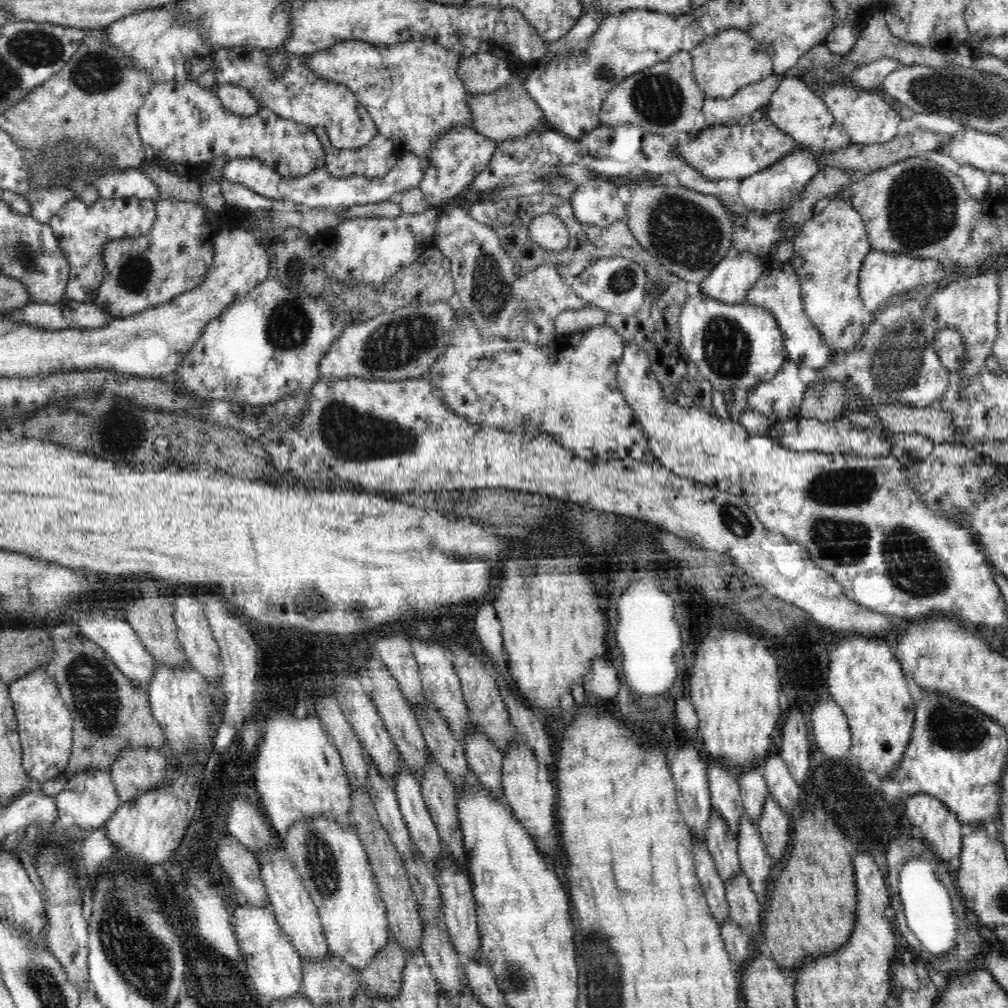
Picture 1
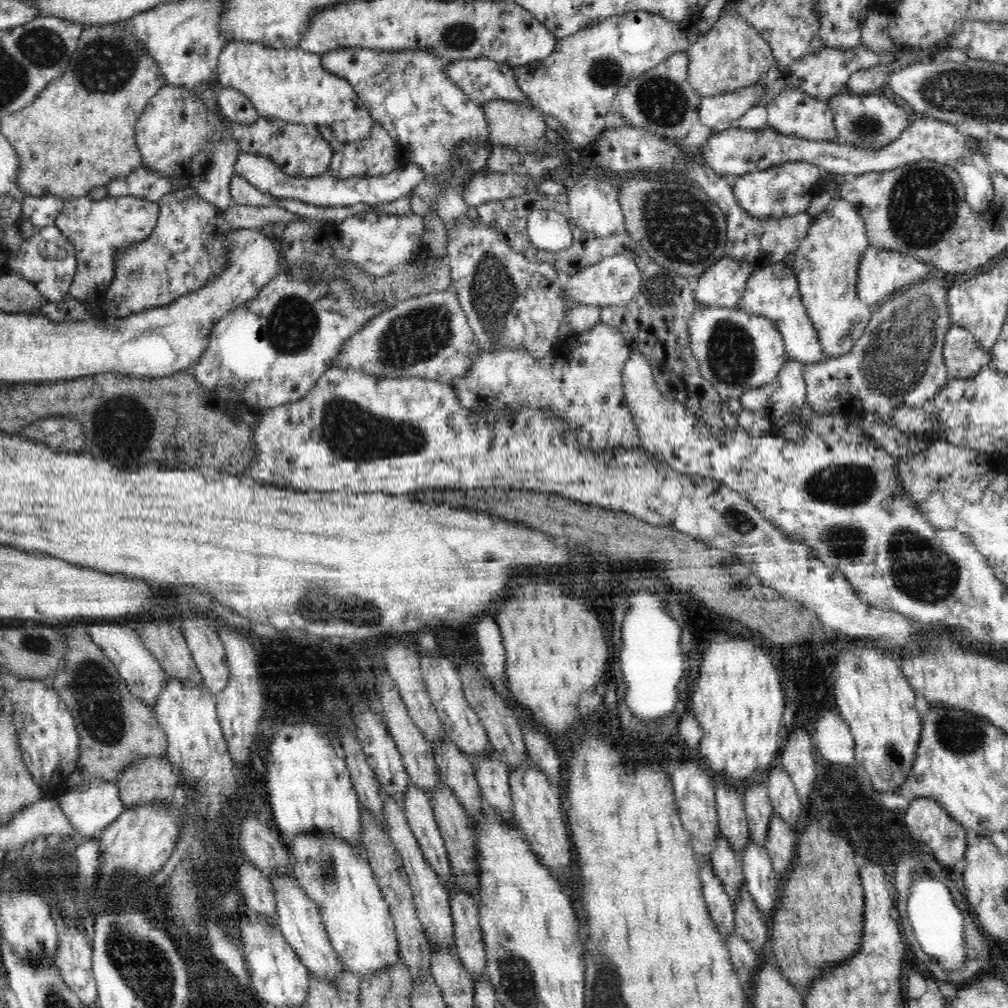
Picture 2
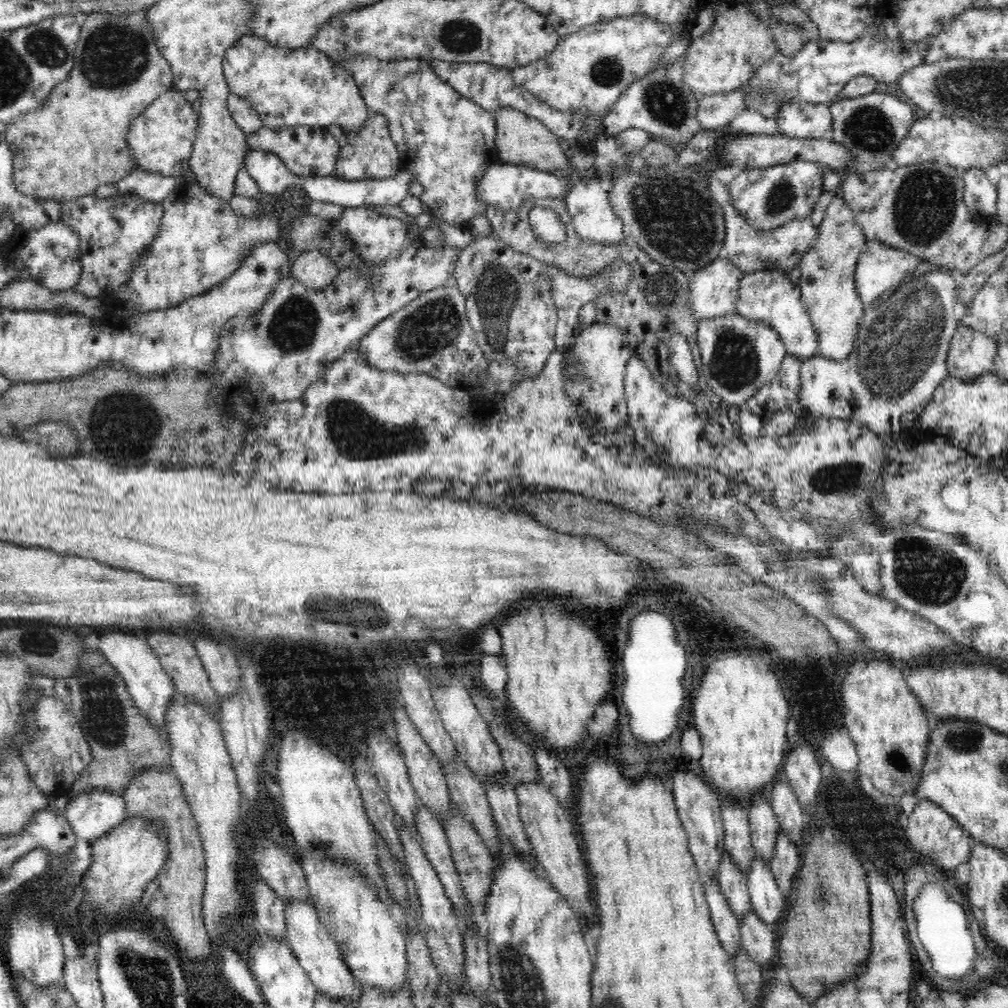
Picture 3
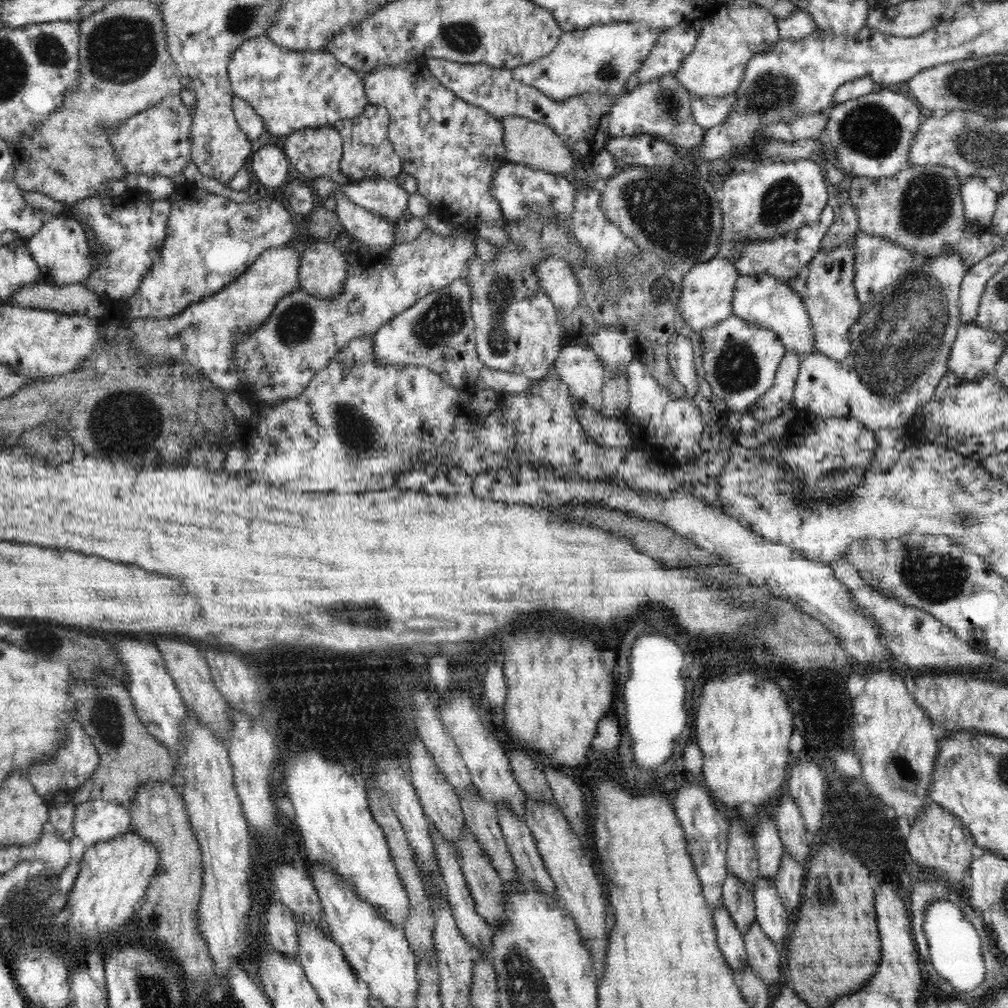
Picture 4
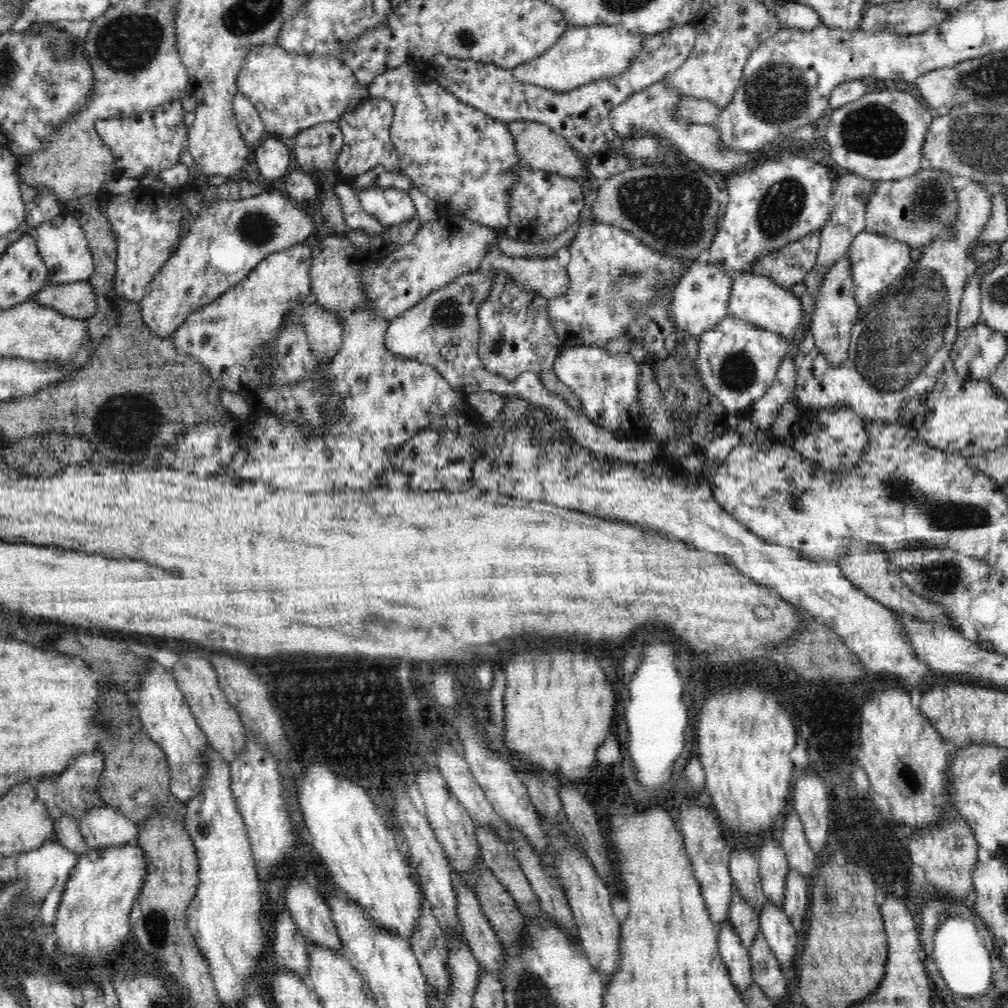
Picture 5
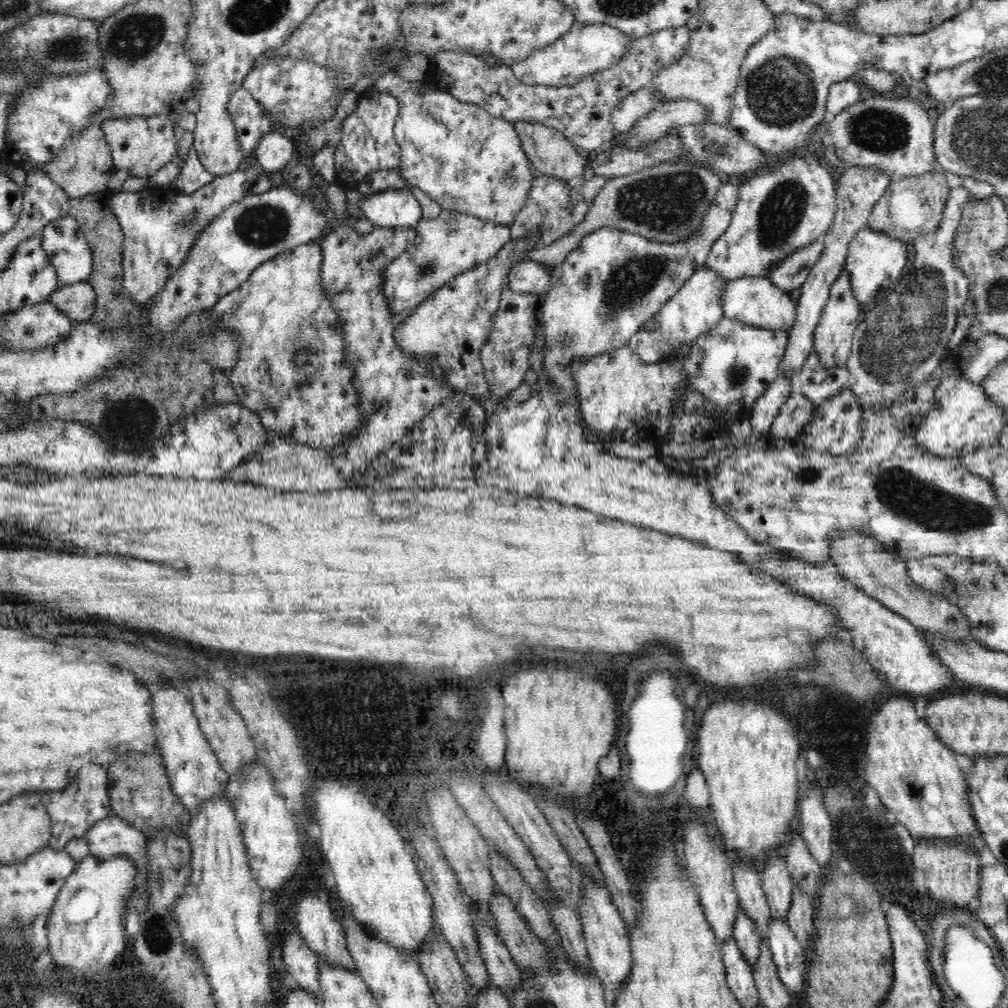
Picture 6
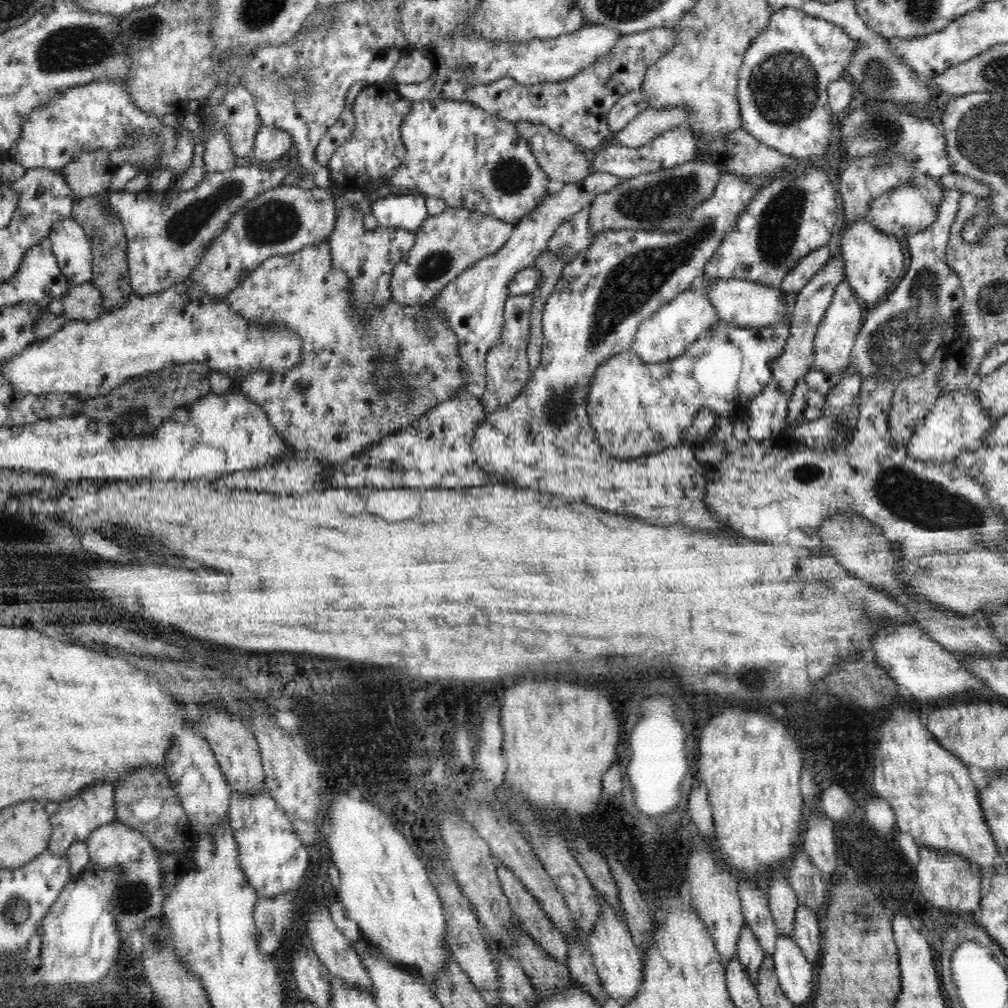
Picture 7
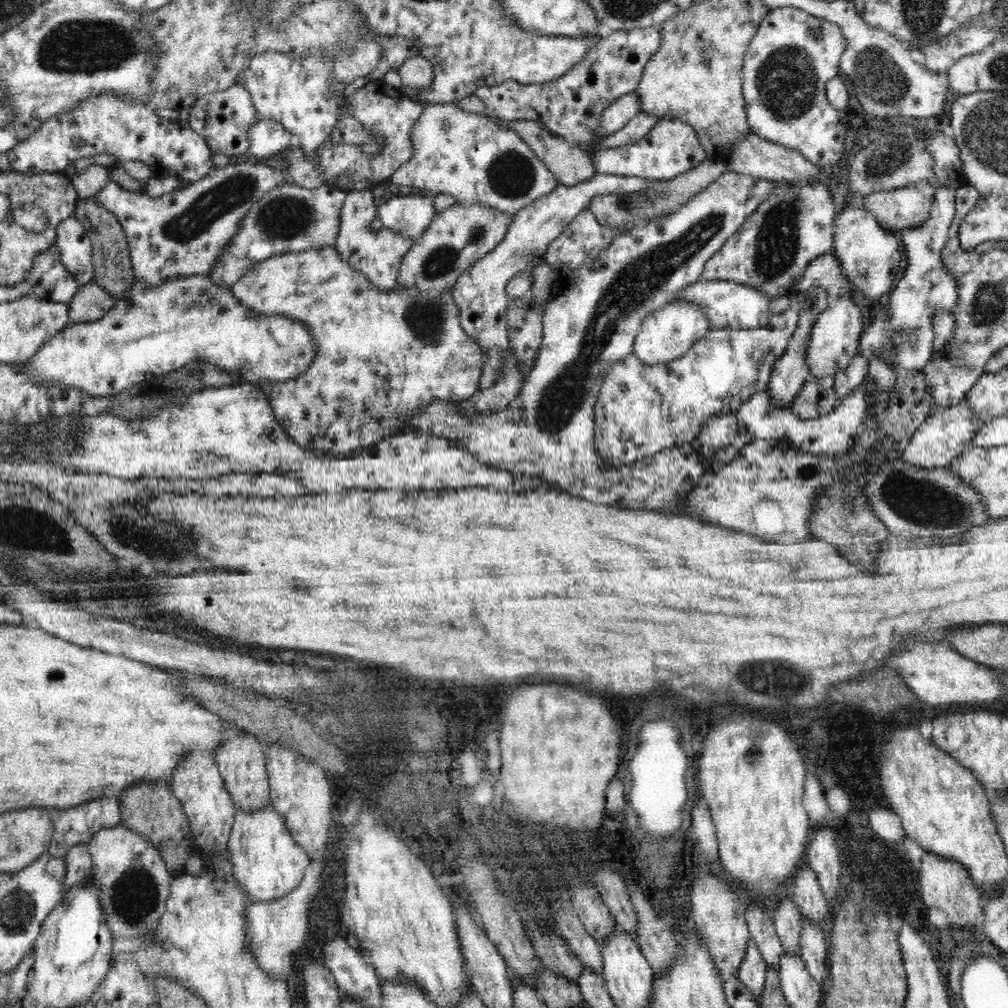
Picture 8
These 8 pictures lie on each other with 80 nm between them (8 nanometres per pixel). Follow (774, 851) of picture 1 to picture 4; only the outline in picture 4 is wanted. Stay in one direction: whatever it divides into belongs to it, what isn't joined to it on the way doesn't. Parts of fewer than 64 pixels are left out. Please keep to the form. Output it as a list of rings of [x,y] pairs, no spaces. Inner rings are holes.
[[[784,849],[778,874],[775,876],[775,886],[784,906],[794,918],[800,908],[802,900],[801,888],[804,884],[805,867],[802,867],[791,855]]]

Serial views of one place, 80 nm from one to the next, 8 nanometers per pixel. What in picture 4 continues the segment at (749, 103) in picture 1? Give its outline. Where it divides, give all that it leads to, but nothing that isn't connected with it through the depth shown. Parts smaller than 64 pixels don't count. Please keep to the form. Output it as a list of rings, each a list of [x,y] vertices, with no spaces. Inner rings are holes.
[[[736,93],[723,97],[693,97],[692,104],[690,105],[692,105],[694,121],[704,130],[709,127],[718,126],[718,124],[726,122],[730,112],[734,110],[736,100],[738,100]]]

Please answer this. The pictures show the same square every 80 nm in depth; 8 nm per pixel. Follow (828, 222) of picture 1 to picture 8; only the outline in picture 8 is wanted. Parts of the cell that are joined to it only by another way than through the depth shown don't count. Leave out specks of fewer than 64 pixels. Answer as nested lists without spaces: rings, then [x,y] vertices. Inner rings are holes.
[[[840,295],[836,302],[820,313],[810,332],[810,342],[806,348],[806,363],[810,378],[832,380],[835,374],[844,371],[850,360],[857,354],[859,340],[863,333],[862,317],[865,307],[858,301]]]

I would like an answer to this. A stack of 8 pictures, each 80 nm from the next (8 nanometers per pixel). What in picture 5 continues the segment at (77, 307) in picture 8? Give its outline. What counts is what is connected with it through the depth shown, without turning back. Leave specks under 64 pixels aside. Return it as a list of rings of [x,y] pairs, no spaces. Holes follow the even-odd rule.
[[[89,281],[42,287],[32,301],[50,306],[64,316],[87,320],[98,312],[96,293]]]

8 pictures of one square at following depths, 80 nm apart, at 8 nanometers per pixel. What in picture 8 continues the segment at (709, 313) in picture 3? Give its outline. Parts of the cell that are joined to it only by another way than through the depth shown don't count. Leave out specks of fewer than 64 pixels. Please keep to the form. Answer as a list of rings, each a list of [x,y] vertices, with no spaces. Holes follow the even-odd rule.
[[[674,299],[643,320],[639,333],[635,336],[633,353],[646,364],[666,364],[684,356],[708,331],[708,317],[704,309],[700,309],[692,301]]]

